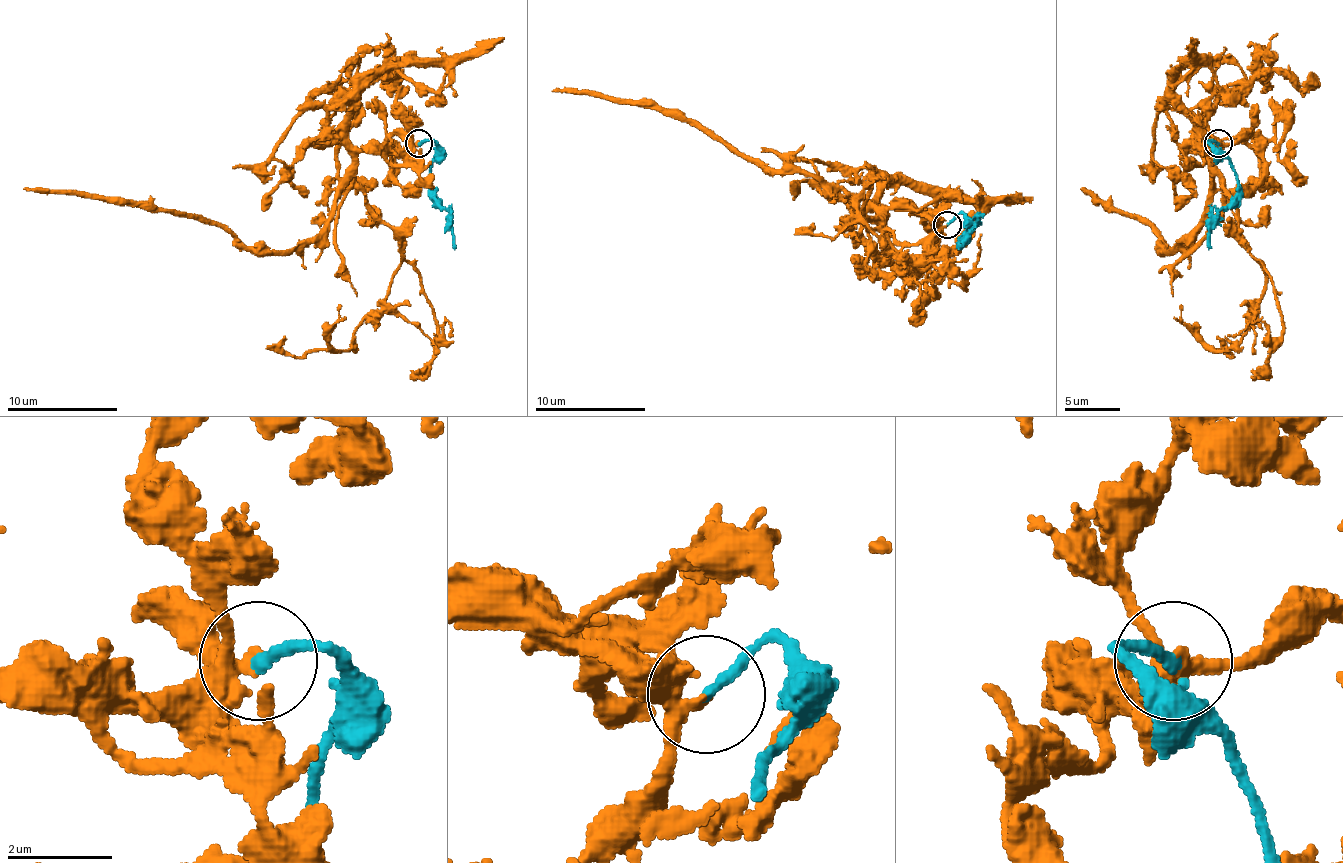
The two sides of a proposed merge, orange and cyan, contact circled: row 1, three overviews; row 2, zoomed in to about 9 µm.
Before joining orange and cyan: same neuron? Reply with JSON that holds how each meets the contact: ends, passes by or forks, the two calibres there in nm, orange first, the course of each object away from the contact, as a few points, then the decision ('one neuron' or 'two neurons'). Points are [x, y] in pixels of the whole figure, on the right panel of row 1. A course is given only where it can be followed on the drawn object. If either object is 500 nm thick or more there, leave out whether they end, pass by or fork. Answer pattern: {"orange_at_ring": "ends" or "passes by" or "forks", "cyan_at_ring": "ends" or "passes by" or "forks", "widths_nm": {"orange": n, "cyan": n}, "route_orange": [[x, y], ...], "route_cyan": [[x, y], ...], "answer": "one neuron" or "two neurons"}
{"orange_at_ring": "forks", "cyan_at_ring": "ends", "widths_nm": {"orange": 200, "cyan": 220}, "route_orange": [[1217, 143], [1209, 151], [1203, 148], [1209, 170], [1203, 217], [1170, 250], [1148, 225], [1085, 189]], "route_cyan": [[1217, 143], [1209, 140], [1209, 145], [1231, 167], [1236, 195], [1217, 214], [1209, 250]], "answer": "one neuron"}

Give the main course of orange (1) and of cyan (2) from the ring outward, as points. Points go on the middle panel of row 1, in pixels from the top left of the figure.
1: (948, 224), (892, 210), (868, 215), (840, 188), (818, 177), (766, 171), (747, 155), (653, 108), (551, 92)
2: (948, 224), (964, 215), (964, 232), (959, 237), (961, 243), (983, 215)

